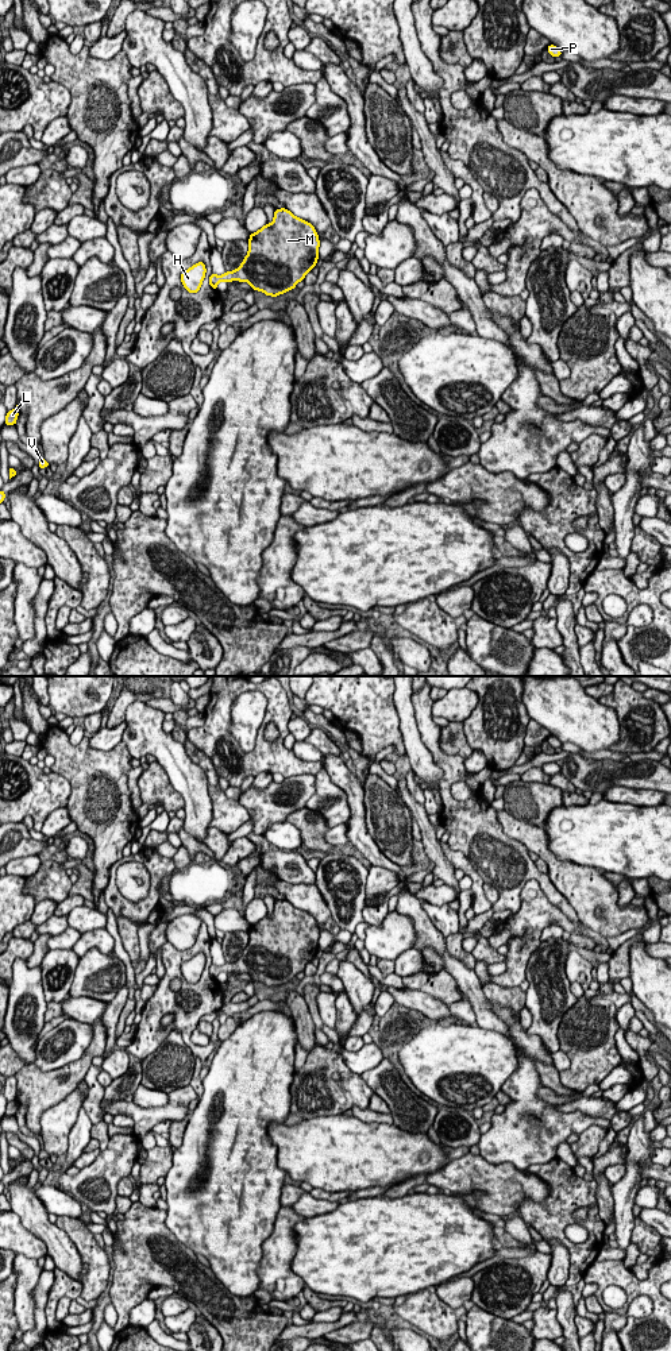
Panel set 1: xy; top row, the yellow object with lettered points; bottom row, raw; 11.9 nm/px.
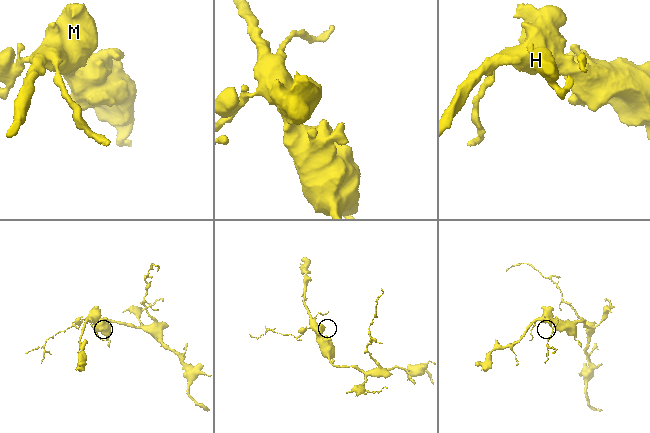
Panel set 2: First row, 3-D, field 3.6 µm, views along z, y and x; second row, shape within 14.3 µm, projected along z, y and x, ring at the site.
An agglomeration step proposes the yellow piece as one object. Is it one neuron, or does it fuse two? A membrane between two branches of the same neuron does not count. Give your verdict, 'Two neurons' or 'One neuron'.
One neuron

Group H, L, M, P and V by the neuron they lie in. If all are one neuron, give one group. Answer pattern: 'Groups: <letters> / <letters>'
Groups: H L M P V

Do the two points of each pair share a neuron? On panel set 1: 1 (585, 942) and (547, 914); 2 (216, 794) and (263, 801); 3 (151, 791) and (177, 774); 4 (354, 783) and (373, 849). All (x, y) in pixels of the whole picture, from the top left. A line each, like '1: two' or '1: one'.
1: two
2: two
3: two
4: one

